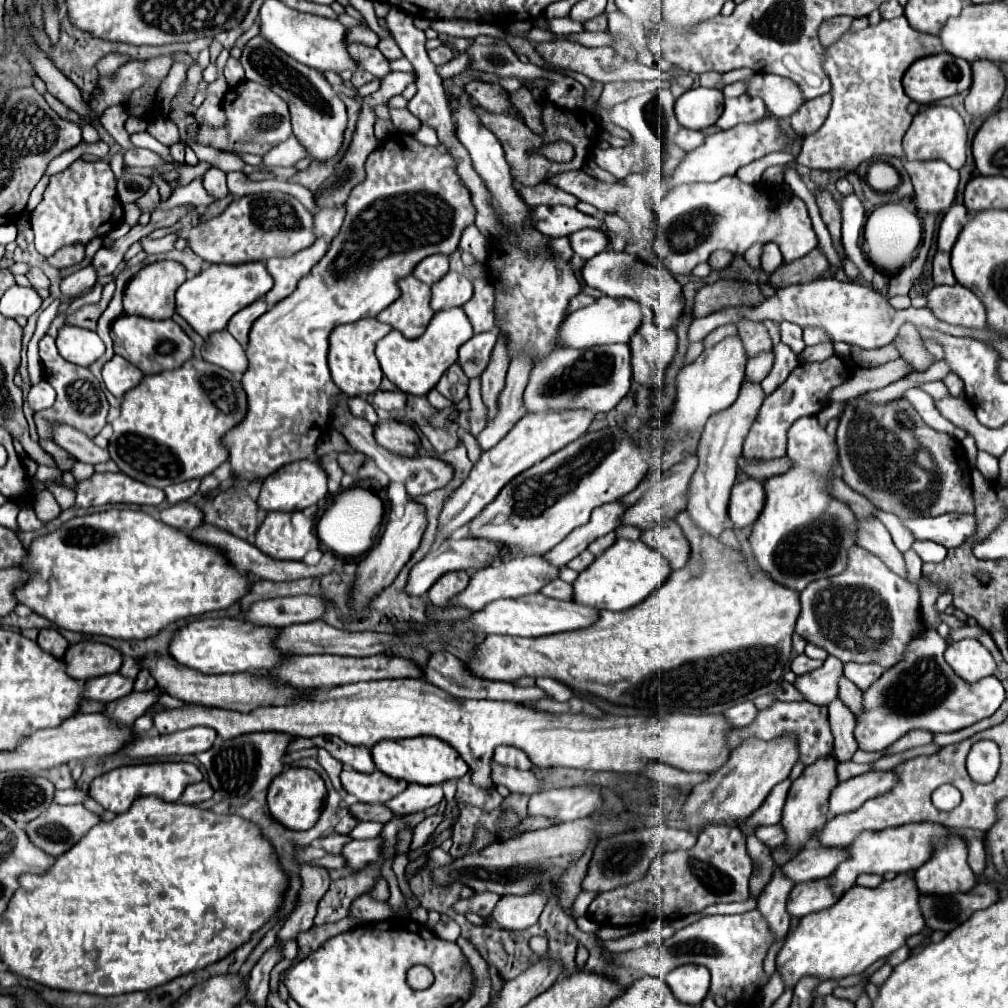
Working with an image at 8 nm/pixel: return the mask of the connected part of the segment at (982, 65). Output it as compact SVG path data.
M977 59L971 63L973 85L965 97L965 109L973 117L987 117L995 113L1005 91L1005 73L995 61Z

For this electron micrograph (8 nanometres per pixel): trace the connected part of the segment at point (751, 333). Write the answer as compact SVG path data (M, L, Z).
M743 319L743 321L735 323L735 325L737 325L737 329L739 329L739 335L741 335L741 339L743 339L743 345L745 345L749 357L753 357L753 355L757 355L757 353L761 353L761 351L772 350L773 344L770 335L762 322Z

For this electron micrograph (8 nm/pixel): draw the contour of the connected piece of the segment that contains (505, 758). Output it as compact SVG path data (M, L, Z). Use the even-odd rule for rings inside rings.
M499 745L499 747L495 749L493 759L495 759L497 763L501 763L501 765L519 767L519 769L523 769L523 771L531 769L531 761L529 761L527 753L521 751L521 749L517 749L517 747L511 747L511 745Z

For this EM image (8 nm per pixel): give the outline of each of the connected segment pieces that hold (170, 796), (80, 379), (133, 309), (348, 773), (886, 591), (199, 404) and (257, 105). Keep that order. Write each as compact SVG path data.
M143 763L143 765L125 765L117 767L109 773L103 773L91 781L89 797L101 803L107 811L125 813L131 803L145 795L159 795L165 801L177 801L185 787L191 783L199 783L203 779L201 771L193 763Z
M45 335L39 341L39 355L43 361L45 379L57 391L55 405L49 407L47 411L35 413L35 425L37 425L39 439L51 439L53 437L53 425L71 425L71 427L83 431L87 437L95 437L105 427L107 411L109 411L109 403L105 399L105 391L103 391L101 383L95 379L95 375L89 369L65 361L55 347L55 339L49 335Z
M157 261L143 267L125 287L123 311L147 319L169 319L175 313L175 291L185 281L185 267L177 261Z
M345 769L341 773L341 783L345 791L355 795L361 803L387 803L407 787L407 783L391 779L381 771L359 773L355 769Z
M855 547L849 553L847 569L829 579L819 579L801 591L801 615L797 619L795 633L801 635L807 643L825 649L829 655L841 661L855 661L855 663L879 663L881 667L889 669L903 659L911 639L917 639L923 629L921 619L921 599L917 587L913 587L903 577L895 575L879 557L871 555L869 551Z
M191 357L187 359L181 367L177 369L171 369L171 371L161 371L157 375L145 375L141 379L141 383L137 387L133 387L131 391L125 393L123 397L123 403L121 403L121 413L119 417L111 423L113 425L113 435L109 439L109 455L111 459L117 463L119 471L141 481L141 483L147 483L147 485L153 485L153 487L159 487L159 489L165 489L167 485L173 485L173 483L181 483L181 481L189 481L189 479L201 479L205 475L211 475L223 461L227 461L227 447L223 445L223 437L229 429L233 429L237 423L241 423L241 419L245 419L247 415L247 395L245 395L245 389L241 387L241 383L227 371L227 369L221 369L221 367L215 367L213 363L207 363L203 359L197 359L197 357Z
M243 81L241 85L237 85L225 93L223 109L227 113L225 127L219 127L219 129L199 127L197 139L203 145L211 145L219 151L231 151L231 153L265 155L269 149L273 149L275 145L287 141L291 137L287 103L283 99L279 99L275 93L271 93L269 87L251 83L251 81Z

